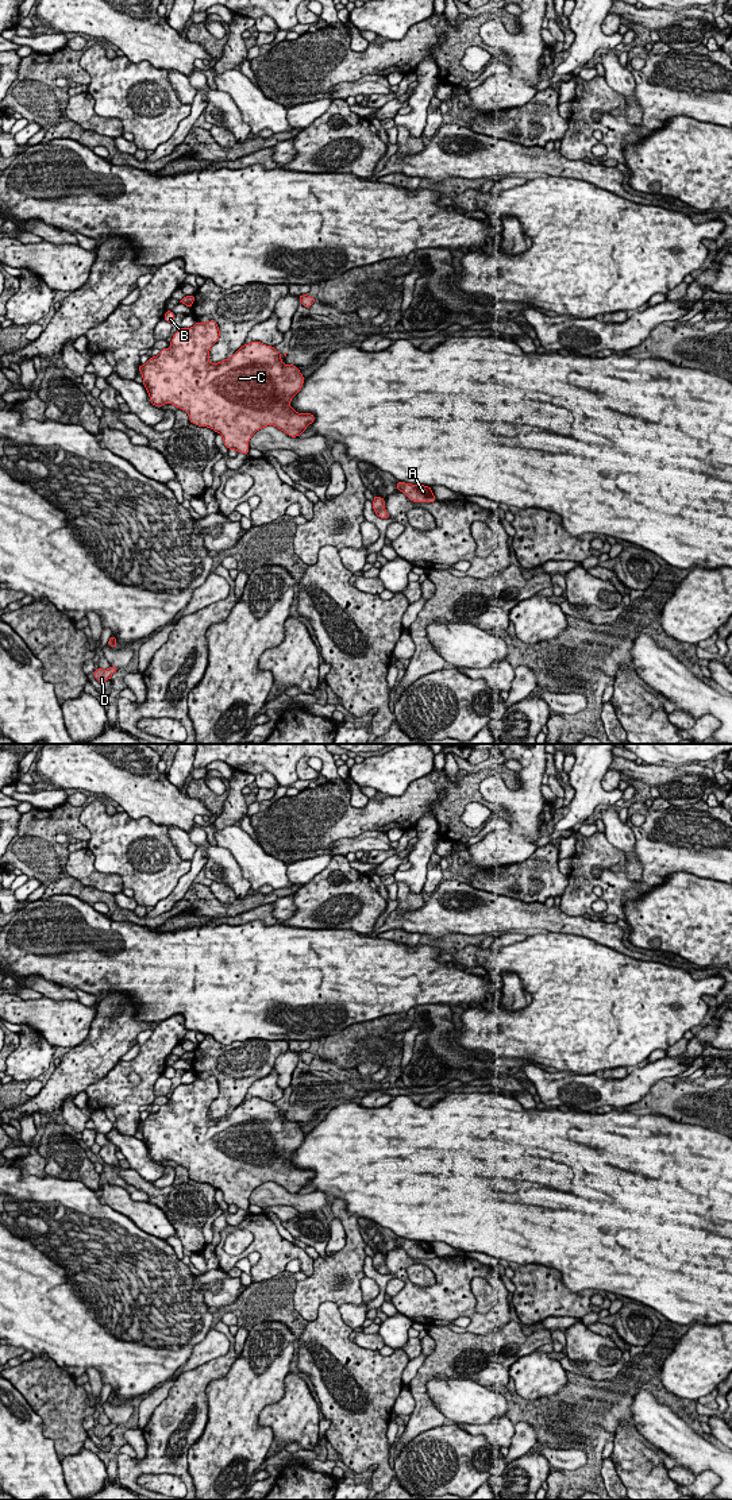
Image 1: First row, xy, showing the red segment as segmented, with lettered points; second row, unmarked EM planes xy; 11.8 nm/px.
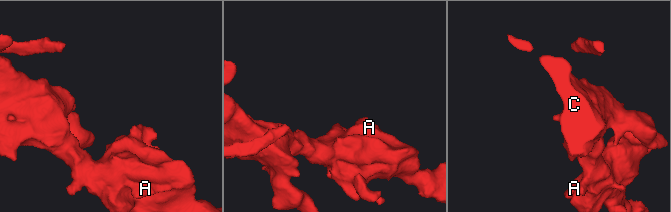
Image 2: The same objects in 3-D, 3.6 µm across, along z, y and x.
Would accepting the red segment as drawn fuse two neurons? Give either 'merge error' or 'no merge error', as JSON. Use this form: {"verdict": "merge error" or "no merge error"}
{"verdict": "merge error"}

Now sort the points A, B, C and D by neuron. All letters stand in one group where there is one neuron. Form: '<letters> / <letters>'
A C D / B

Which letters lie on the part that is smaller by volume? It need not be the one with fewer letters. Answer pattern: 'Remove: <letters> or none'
Remove: B

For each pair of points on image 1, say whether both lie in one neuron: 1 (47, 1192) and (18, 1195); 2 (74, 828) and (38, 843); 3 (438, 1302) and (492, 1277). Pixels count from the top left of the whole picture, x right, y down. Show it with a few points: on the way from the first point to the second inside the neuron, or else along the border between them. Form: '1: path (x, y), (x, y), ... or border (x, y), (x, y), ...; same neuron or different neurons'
1: path (41, 1195), (24, 1195); same neuron
2: path (65, 828), (53, 828), (47, 833); same neuron
3: path (451, 1288), (467, 1272), (478, 1272); same neuron

